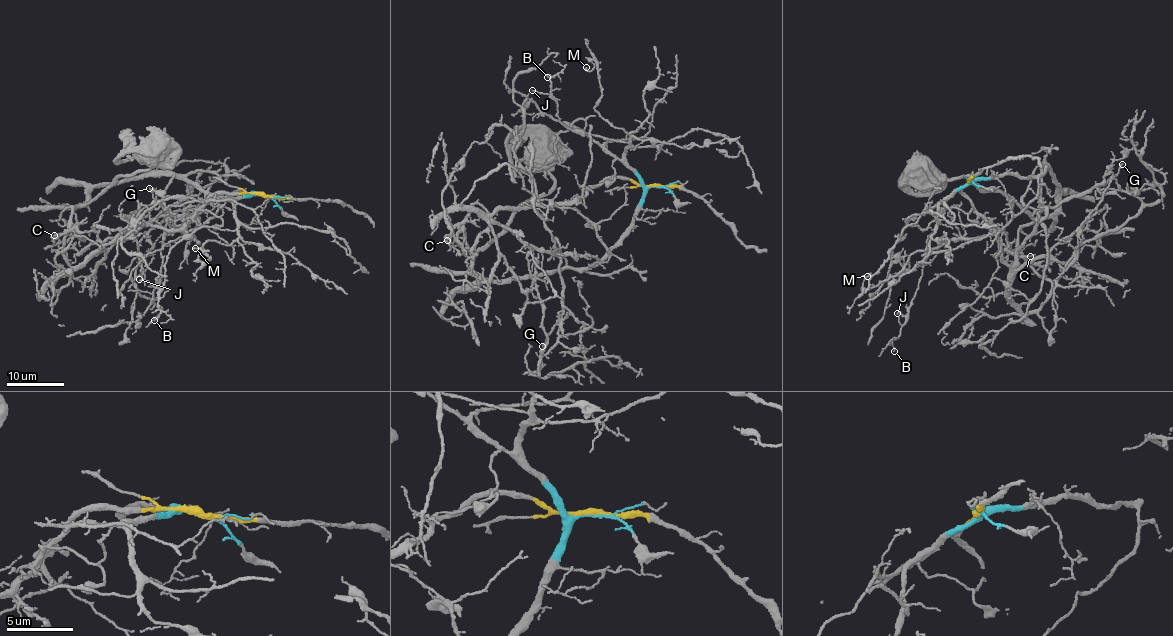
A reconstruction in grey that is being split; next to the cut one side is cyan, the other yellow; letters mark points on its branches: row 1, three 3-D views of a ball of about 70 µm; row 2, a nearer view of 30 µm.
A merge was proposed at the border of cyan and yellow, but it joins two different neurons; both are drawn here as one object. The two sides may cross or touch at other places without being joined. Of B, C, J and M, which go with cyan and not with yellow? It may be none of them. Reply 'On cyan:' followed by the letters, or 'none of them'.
On cyan: B, J, M

